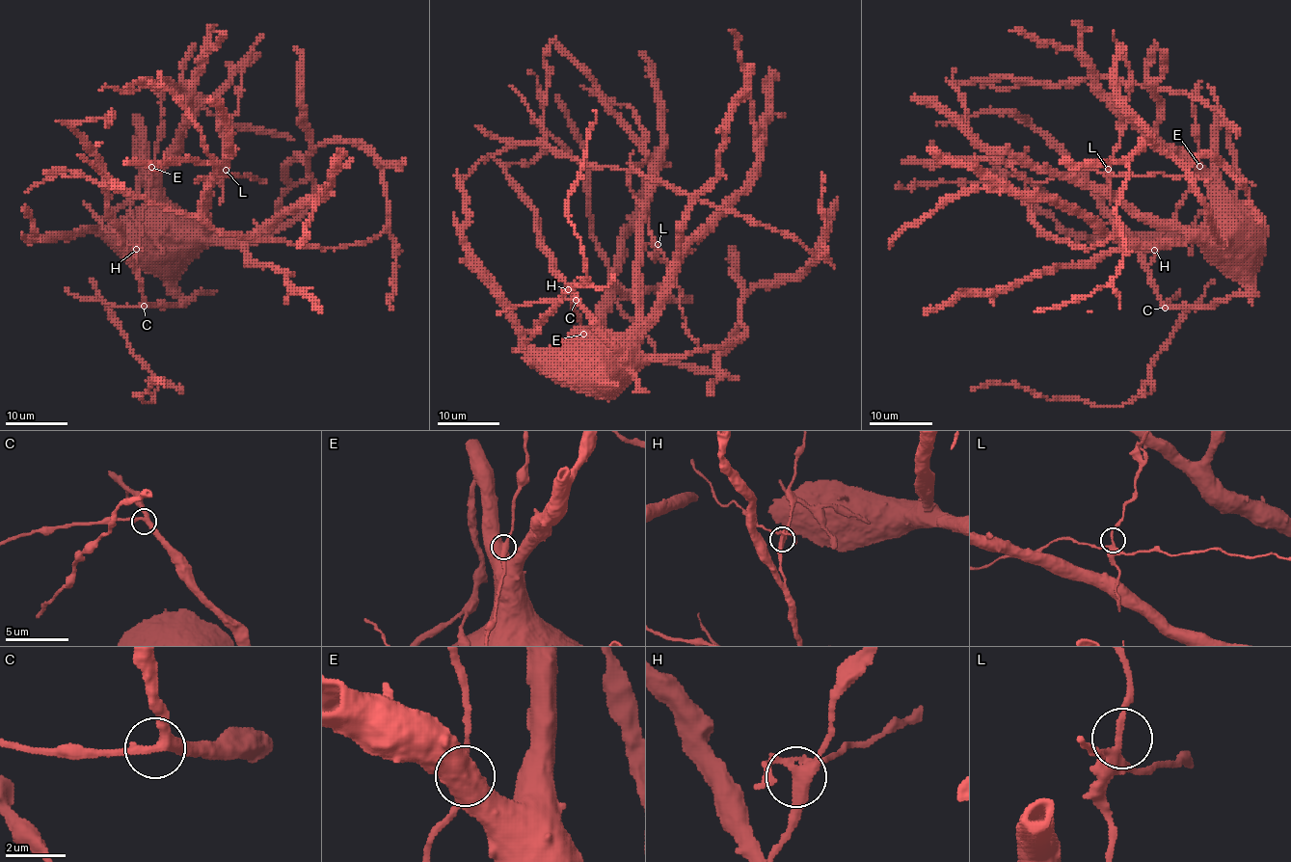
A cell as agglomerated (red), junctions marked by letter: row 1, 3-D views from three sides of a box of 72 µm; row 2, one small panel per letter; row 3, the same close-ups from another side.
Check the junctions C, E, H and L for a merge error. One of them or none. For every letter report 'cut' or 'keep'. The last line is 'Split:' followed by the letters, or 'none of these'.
C: keep
E: keep
H: cut
L: keep
Split: H

